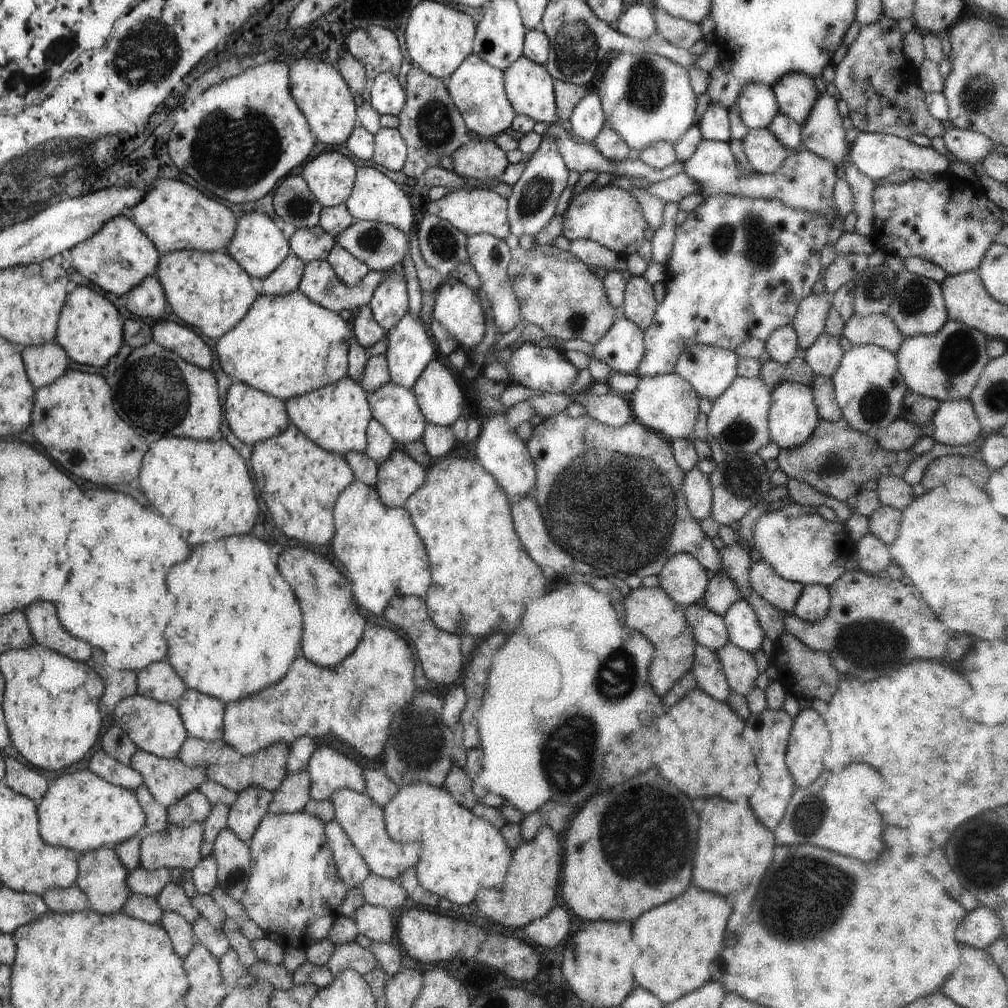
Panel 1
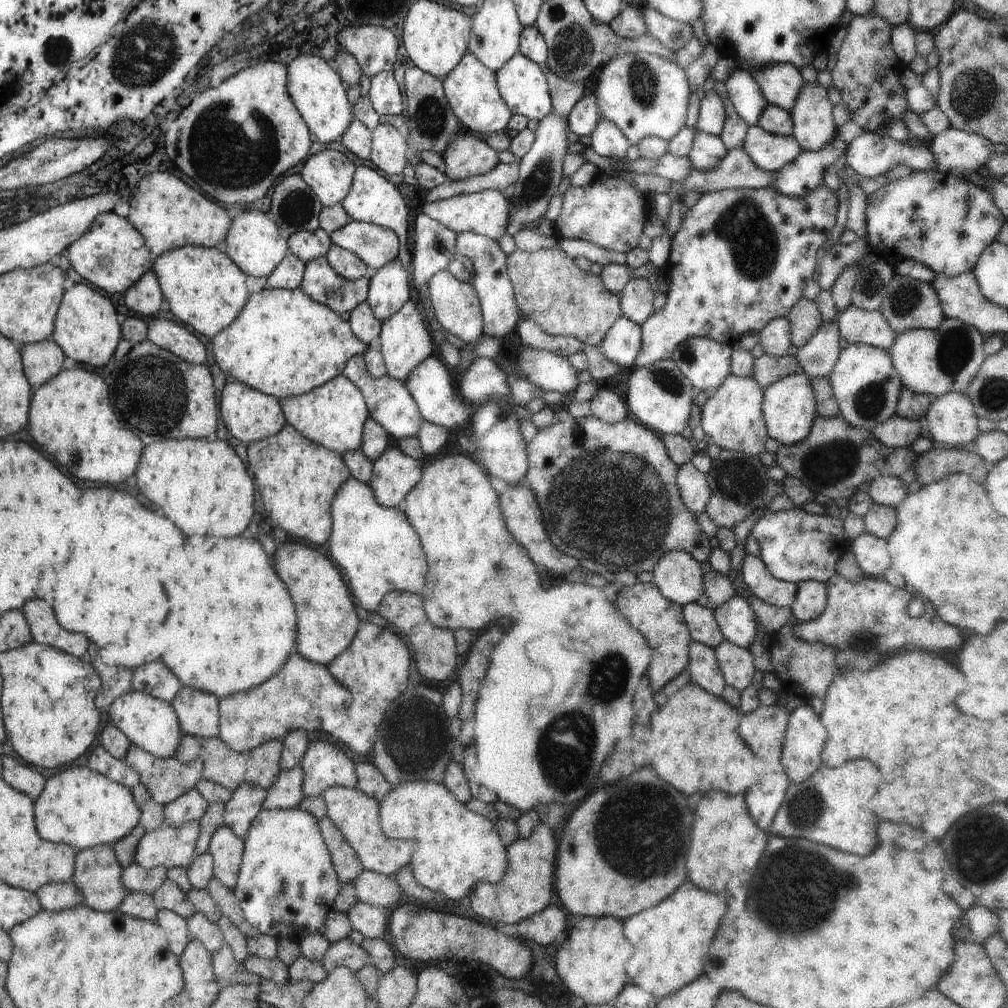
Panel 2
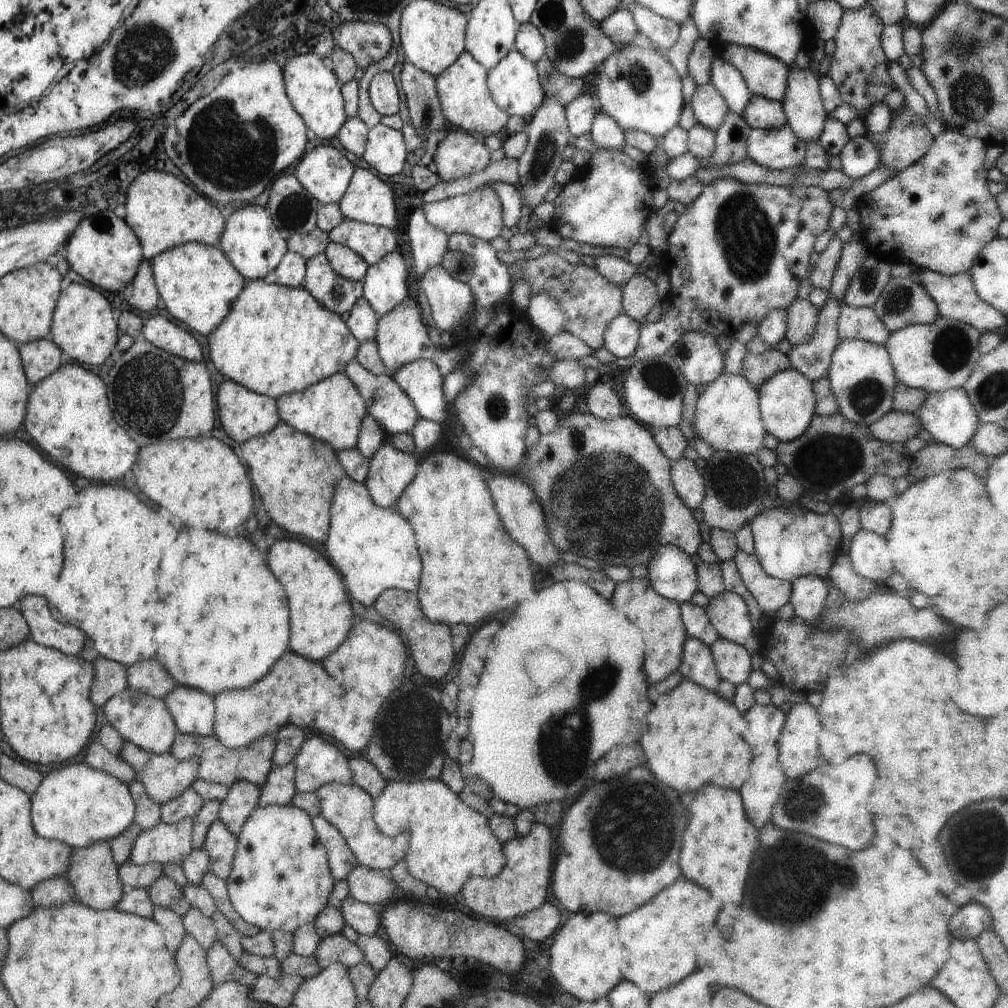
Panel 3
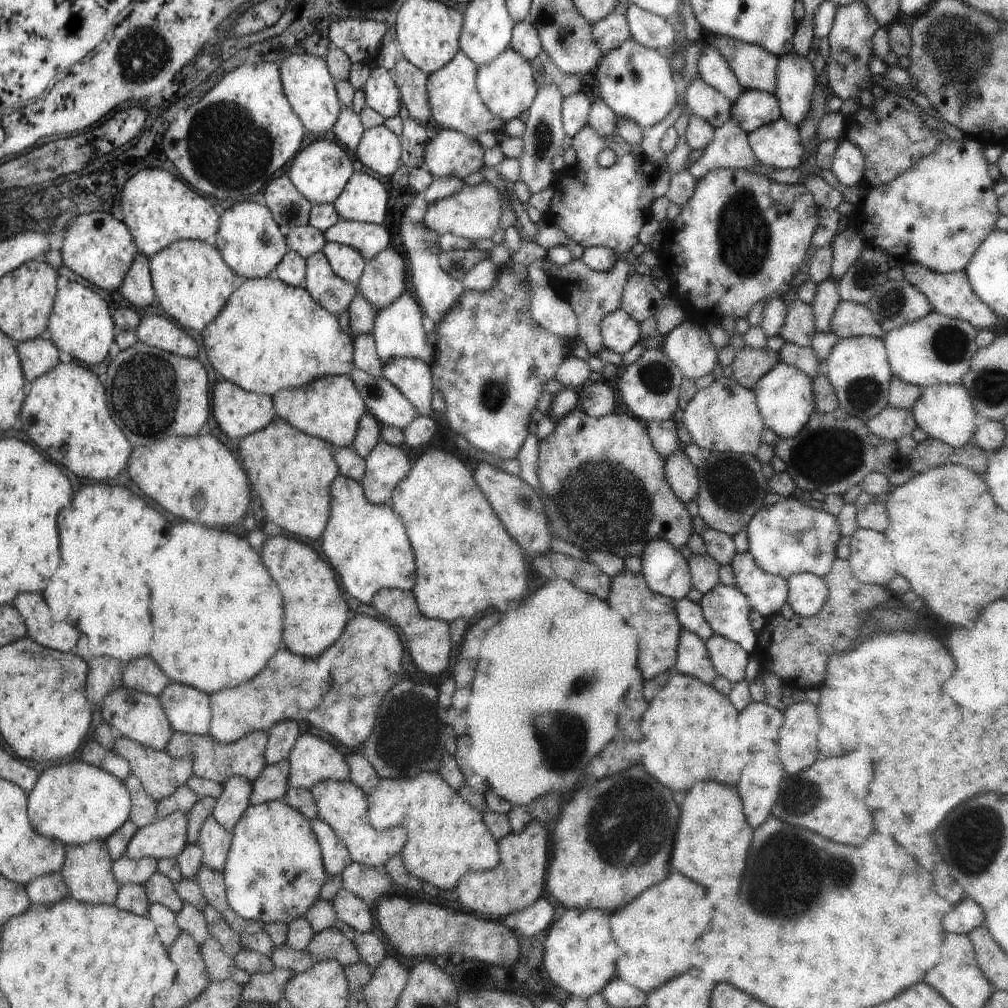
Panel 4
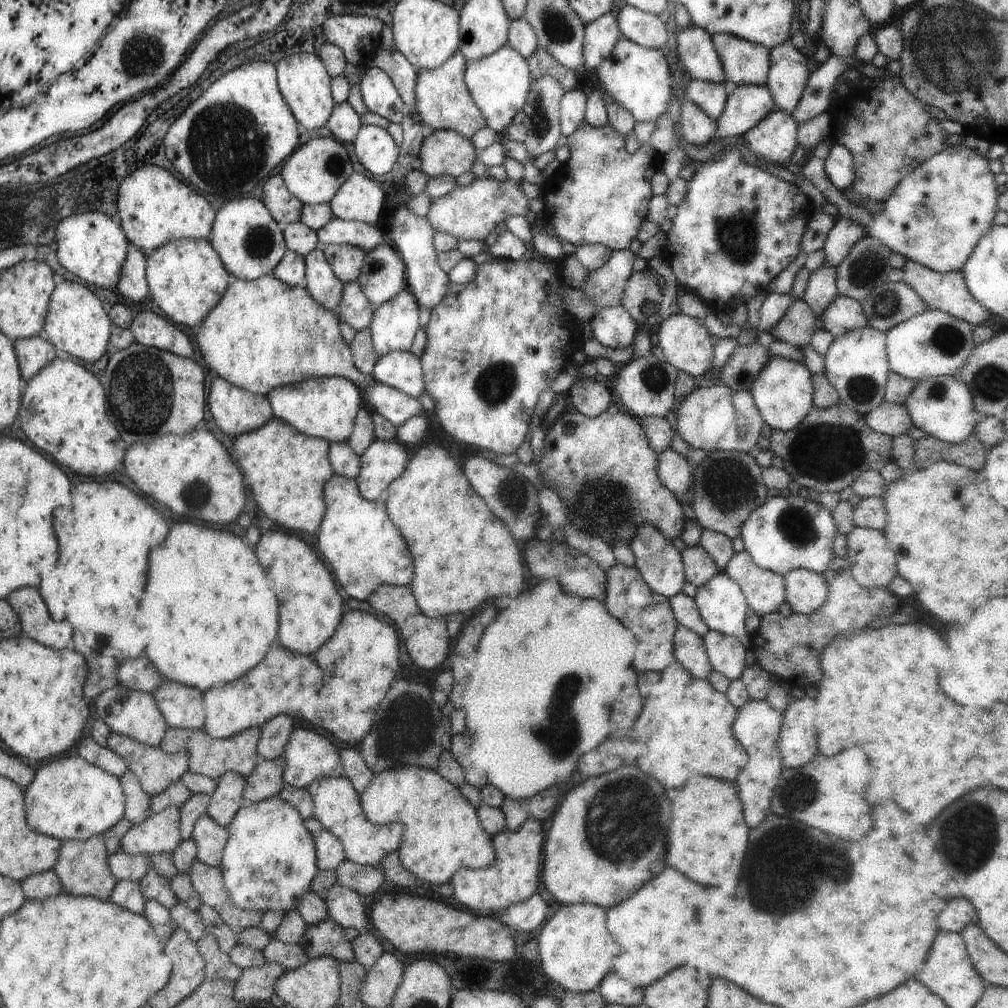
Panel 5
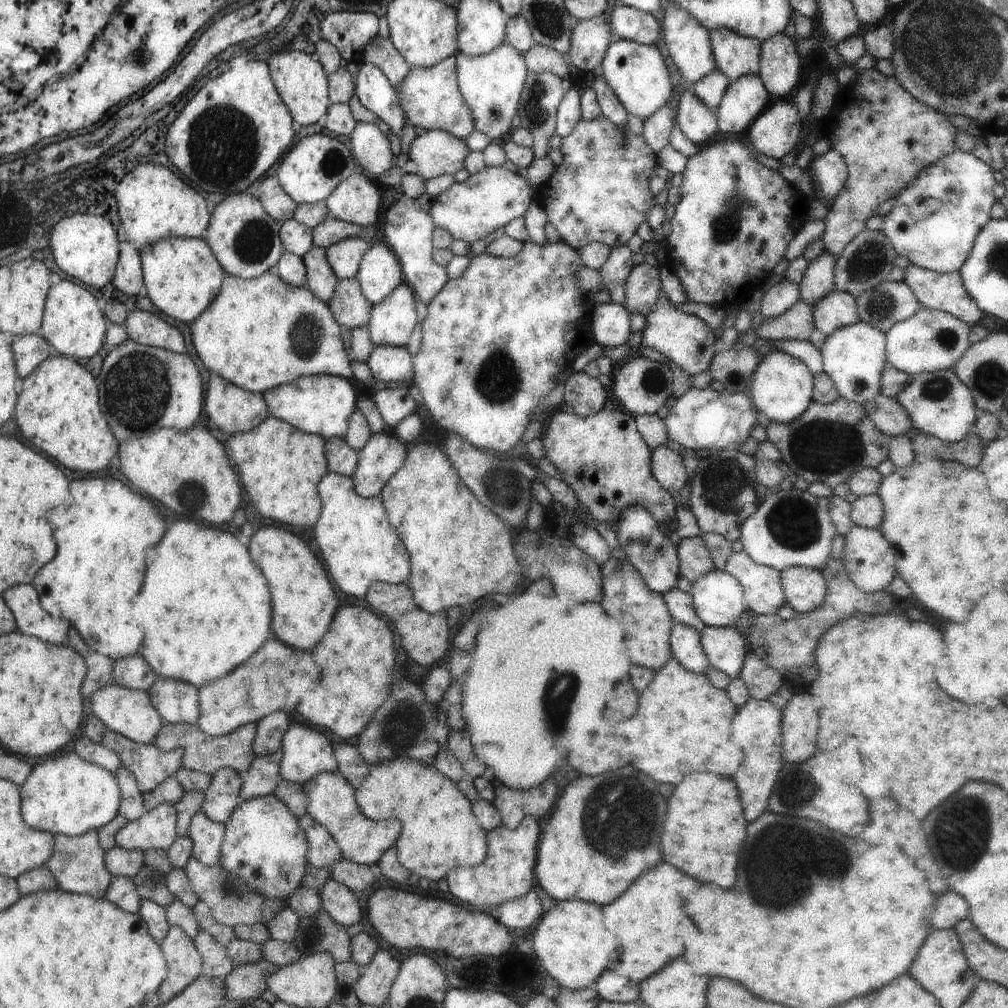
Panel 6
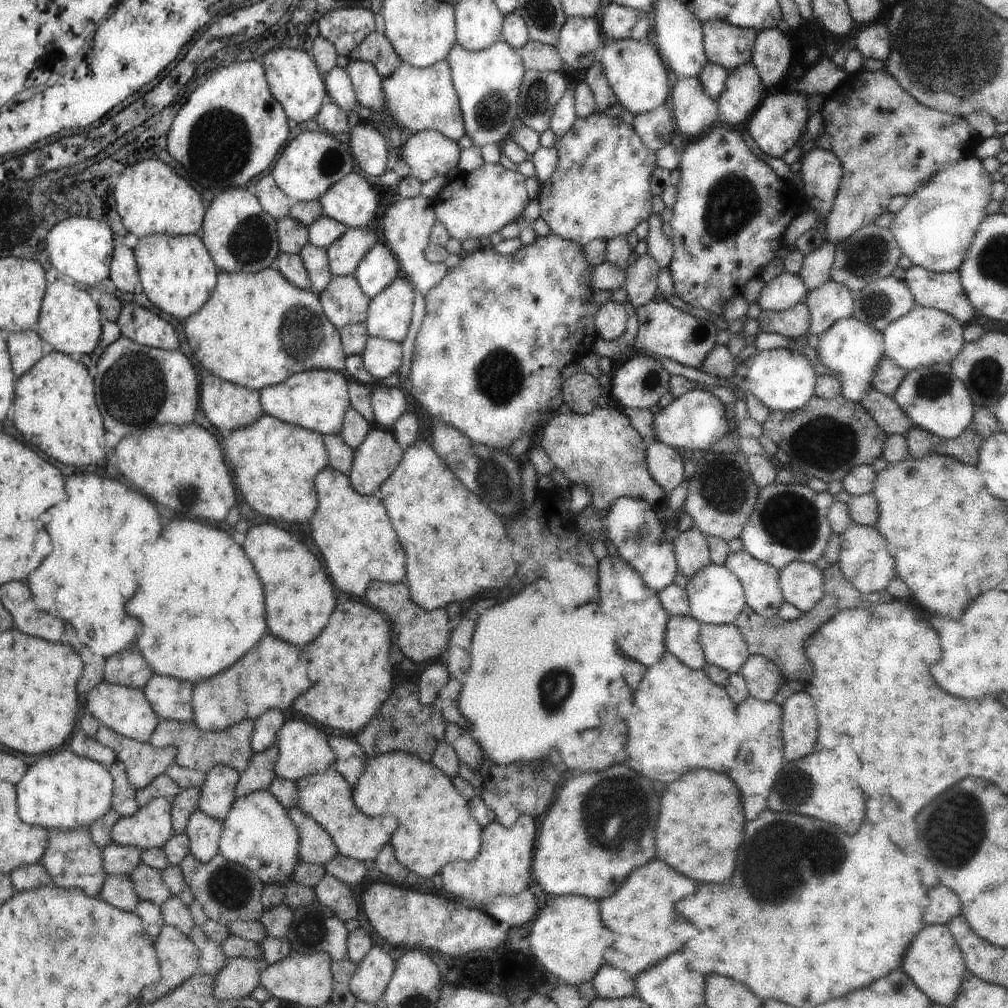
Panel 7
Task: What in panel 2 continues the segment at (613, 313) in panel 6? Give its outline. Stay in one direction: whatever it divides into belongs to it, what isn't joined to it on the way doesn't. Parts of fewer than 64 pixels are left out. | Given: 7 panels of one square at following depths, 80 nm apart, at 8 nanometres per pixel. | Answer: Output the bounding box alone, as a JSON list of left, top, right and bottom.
[600,317,643,372]

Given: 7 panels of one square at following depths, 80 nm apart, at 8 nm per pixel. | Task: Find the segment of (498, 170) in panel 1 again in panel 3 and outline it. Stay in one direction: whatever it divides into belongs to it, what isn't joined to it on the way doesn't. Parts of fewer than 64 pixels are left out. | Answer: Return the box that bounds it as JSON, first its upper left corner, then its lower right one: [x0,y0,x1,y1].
[433,129,491,181]

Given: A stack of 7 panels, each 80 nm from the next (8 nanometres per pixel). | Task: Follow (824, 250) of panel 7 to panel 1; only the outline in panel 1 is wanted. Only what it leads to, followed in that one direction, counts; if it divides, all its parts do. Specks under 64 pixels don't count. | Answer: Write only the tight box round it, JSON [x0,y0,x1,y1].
[805,332,844,379]

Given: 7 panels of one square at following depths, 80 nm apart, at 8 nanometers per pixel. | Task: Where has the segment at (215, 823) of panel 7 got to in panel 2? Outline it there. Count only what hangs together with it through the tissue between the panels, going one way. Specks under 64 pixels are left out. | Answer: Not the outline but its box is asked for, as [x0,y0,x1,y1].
[207,825,245,890]

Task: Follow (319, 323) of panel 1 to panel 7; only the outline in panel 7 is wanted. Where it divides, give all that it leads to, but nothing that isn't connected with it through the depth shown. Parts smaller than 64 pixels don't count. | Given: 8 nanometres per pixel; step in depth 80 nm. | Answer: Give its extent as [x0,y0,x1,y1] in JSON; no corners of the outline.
[183,267,344,392]

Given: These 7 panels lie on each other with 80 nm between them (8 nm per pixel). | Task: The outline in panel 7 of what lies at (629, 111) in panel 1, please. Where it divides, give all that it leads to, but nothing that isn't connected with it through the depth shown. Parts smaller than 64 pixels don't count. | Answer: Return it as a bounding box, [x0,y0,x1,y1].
[599,38,671,115]

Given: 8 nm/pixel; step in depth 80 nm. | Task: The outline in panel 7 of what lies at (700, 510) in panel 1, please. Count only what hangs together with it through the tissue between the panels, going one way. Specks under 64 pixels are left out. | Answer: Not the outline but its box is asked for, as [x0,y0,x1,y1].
[645,438,686,494]

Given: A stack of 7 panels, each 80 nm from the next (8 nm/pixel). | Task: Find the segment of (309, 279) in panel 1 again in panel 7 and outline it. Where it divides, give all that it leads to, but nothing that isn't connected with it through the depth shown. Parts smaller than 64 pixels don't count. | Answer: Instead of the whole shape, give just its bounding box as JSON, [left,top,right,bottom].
[299,242,334,294]

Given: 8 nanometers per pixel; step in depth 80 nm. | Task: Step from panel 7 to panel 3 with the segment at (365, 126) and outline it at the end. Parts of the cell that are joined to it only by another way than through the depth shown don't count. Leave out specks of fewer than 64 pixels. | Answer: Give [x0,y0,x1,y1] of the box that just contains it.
[361,122,406,176]

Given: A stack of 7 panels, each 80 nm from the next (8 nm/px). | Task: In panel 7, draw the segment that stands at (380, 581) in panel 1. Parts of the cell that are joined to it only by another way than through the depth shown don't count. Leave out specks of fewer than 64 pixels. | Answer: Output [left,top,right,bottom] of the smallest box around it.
[309,467,406,598]

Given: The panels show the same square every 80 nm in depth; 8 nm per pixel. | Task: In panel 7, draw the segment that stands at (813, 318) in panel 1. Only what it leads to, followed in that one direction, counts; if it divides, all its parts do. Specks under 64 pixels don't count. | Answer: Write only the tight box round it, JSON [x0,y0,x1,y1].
[758,303,811,338]

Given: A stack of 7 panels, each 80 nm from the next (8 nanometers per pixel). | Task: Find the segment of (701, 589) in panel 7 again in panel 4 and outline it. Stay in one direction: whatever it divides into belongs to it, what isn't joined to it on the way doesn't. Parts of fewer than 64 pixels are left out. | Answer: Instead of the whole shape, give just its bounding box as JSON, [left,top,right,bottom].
[700,583,758,655]

